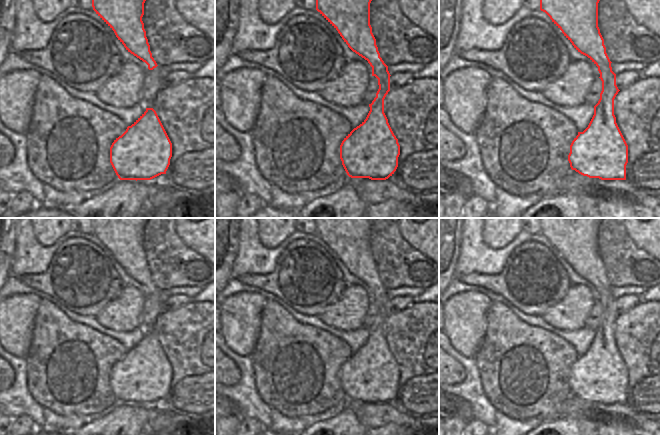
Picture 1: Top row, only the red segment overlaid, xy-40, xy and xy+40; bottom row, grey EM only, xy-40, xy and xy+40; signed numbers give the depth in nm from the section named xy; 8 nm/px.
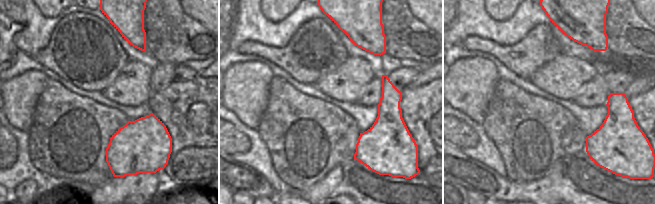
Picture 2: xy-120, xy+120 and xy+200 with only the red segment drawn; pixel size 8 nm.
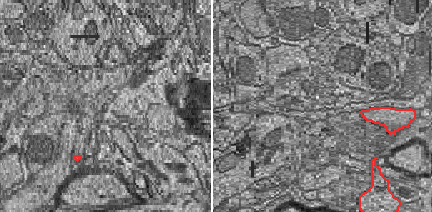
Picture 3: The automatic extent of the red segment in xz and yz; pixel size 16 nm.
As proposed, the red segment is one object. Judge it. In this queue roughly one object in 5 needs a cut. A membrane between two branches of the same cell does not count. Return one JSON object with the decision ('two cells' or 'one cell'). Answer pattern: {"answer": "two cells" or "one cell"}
{"answer": "one cell"}

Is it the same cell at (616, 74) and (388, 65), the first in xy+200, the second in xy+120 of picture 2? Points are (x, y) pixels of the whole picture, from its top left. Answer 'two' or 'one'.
two

